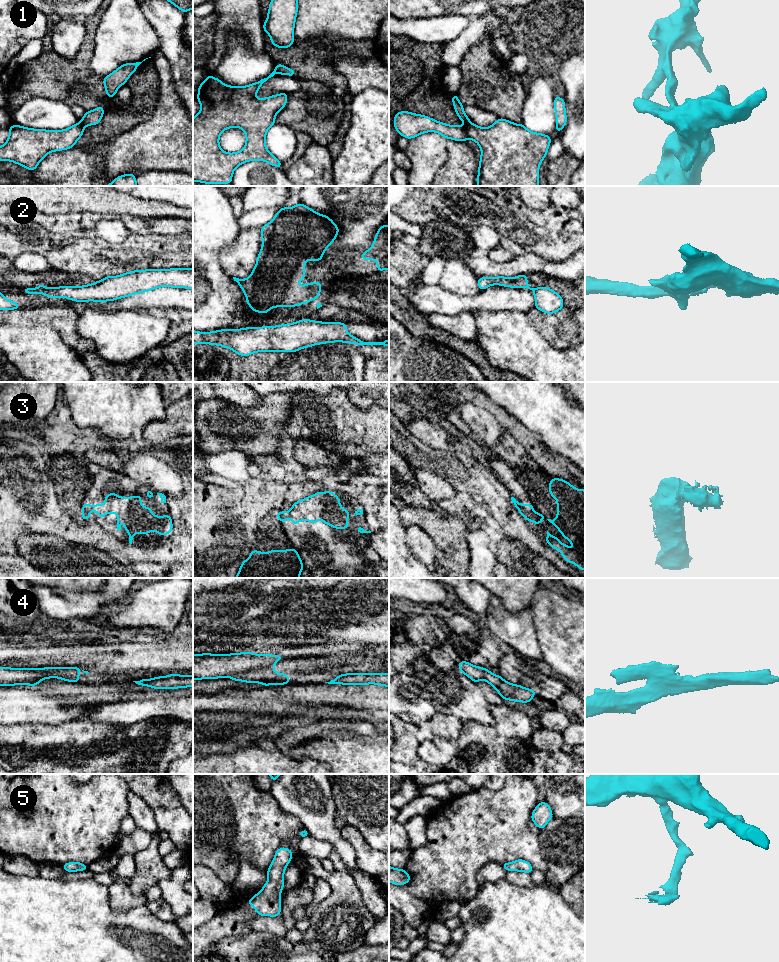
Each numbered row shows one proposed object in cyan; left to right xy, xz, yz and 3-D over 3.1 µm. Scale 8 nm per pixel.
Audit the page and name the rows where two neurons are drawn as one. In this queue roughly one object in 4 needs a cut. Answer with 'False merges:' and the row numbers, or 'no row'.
False merges: 1, 2, 3, 4

